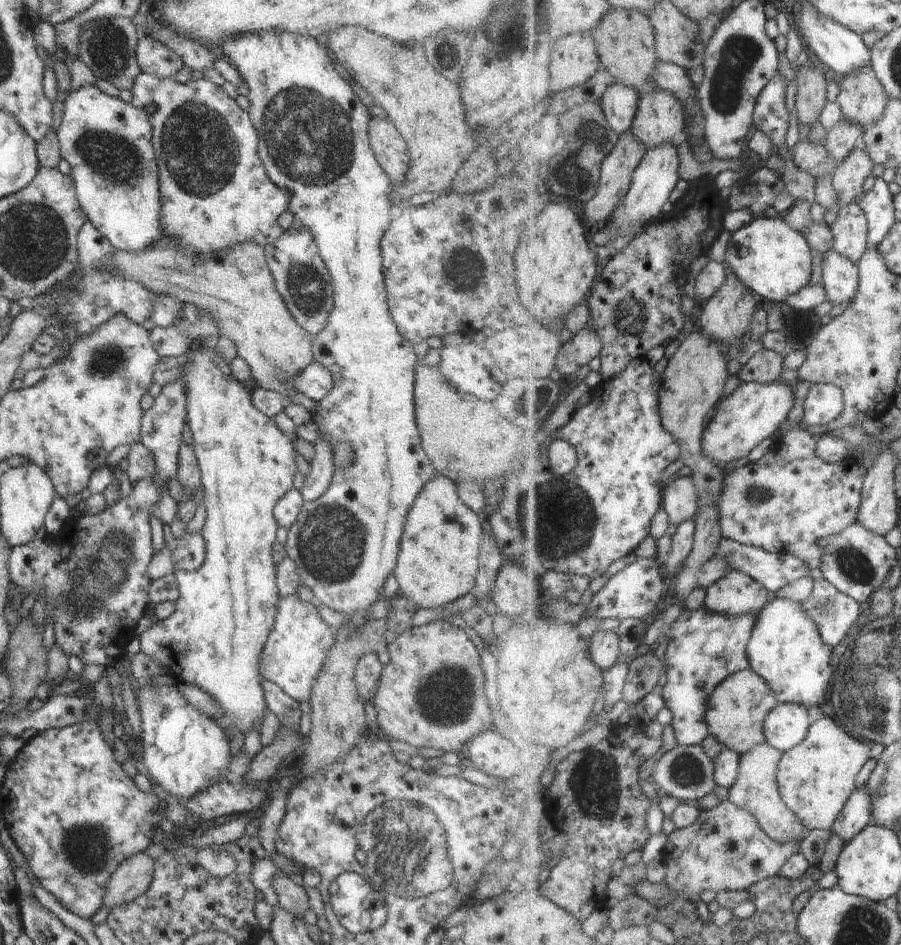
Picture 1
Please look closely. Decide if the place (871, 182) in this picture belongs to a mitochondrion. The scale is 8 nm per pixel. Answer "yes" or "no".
no

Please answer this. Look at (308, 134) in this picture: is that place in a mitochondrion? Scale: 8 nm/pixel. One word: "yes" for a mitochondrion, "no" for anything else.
yes

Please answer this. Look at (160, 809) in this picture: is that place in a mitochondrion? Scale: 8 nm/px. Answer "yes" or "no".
no

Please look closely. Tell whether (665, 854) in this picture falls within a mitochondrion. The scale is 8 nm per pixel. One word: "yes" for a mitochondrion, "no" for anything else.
no

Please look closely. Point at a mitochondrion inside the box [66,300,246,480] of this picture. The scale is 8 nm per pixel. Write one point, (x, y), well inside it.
(106, 360)

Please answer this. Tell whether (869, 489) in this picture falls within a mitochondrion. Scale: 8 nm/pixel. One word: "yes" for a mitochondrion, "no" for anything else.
no

